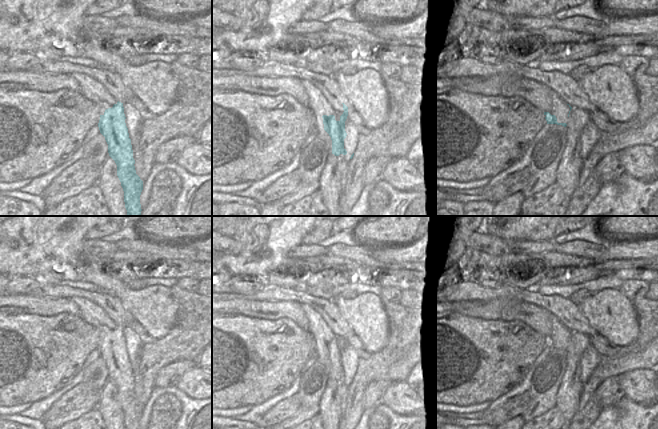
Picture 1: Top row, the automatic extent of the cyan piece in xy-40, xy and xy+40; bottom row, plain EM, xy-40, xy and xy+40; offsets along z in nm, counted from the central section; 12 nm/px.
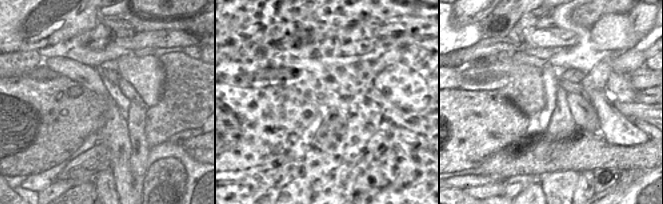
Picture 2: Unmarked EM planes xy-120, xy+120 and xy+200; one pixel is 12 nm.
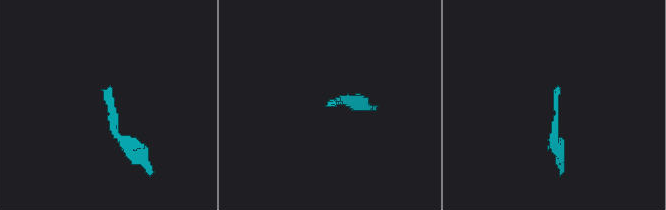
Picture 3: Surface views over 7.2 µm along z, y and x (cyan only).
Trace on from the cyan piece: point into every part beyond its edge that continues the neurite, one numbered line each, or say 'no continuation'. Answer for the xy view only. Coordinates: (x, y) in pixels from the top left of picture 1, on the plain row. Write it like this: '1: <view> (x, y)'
no continuation.

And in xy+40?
no continuation.

